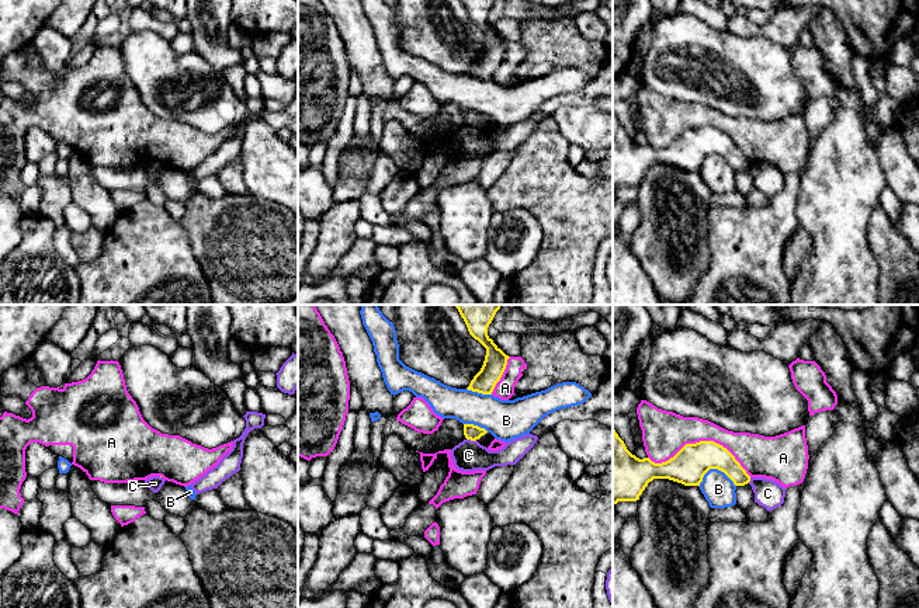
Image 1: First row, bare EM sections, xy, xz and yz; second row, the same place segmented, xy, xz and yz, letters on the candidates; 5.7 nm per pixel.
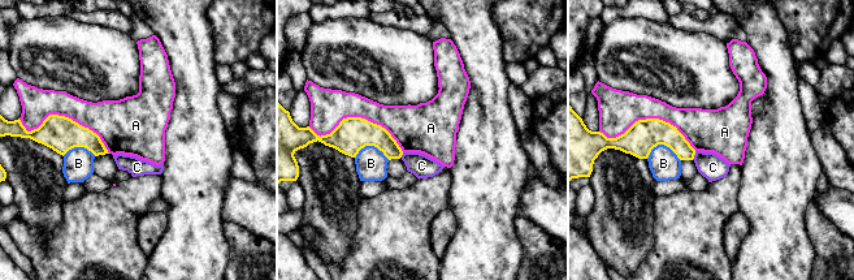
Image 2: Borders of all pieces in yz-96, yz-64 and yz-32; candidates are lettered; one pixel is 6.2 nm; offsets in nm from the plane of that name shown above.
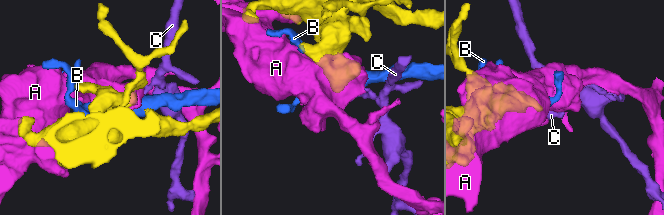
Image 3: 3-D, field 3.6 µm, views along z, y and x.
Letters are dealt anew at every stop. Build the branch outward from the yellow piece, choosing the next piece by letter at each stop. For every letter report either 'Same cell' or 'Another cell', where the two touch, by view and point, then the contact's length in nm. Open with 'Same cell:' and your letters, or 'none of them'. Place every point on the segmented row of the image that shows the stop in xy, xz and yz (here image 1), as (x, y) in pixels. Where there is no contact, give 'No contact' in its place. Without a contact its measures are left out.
Same cell: none of them
A: Another cell. Touches yellow at yz (701, 441). Shared border 600 nm
B: Another cell. Touches yellow at yz (717, 468). Shared border 220 nm
C: Another cell. Touches yellow at xz (471, 440). Shared border 60 nm

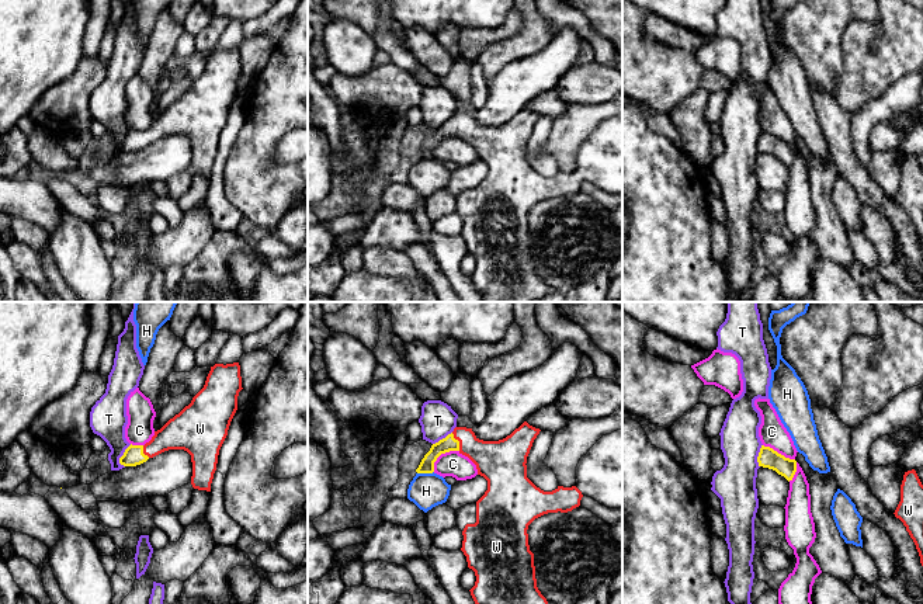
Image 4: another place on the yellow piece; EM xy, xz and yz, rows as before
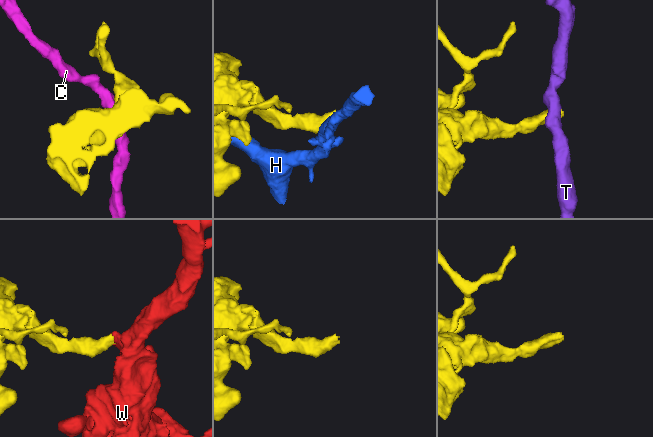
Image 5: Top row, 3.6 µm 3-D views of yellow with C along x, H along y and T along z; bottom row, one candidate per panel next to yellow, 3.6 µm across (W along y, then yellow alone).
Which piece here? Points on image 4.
Same cell: W
C: Another cell. Touches yellow at xz (441, 452). Shared border 200 nm
H: Another cell. Touches yellow at xz (424, 472). Shared border 100 nm
T: Another cell. Touches yellow at xy (122, 455). Shared border 140 nm
W: Same cell. Touches yellow at xz (458, 441). Shared border 120 nm

